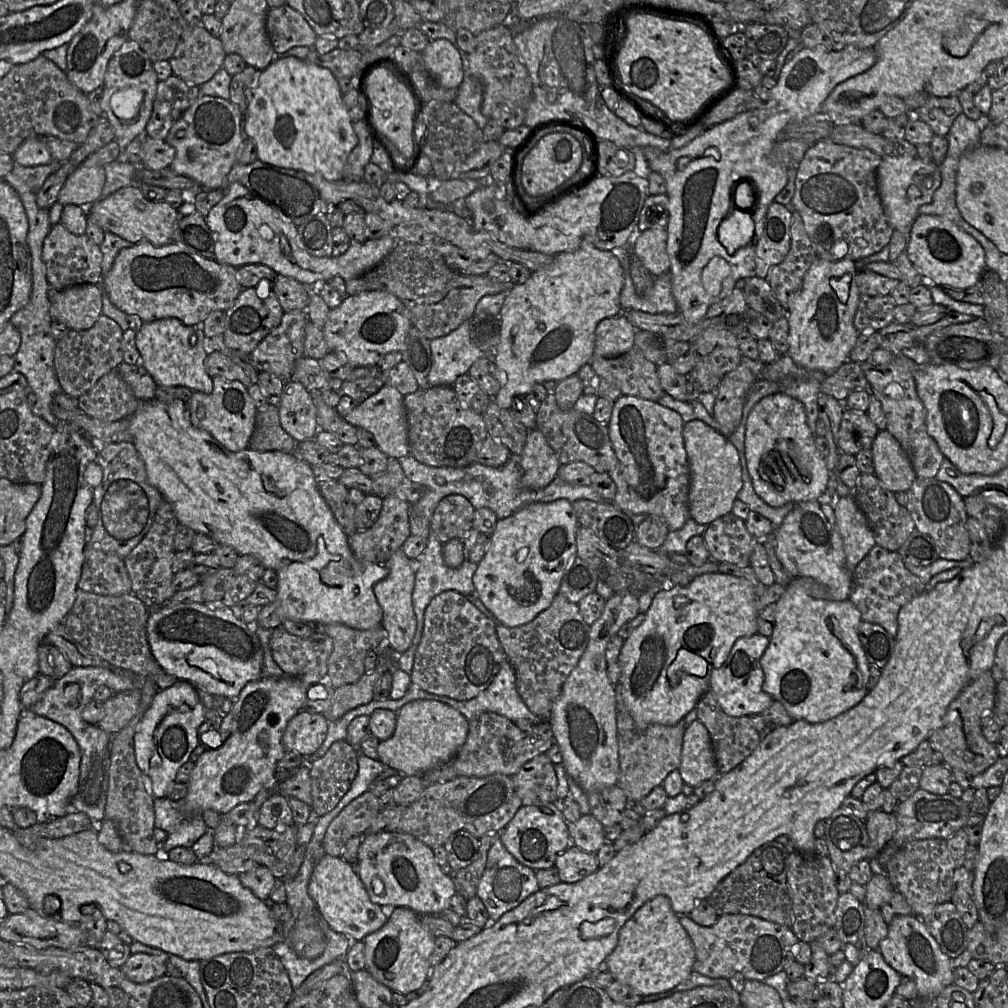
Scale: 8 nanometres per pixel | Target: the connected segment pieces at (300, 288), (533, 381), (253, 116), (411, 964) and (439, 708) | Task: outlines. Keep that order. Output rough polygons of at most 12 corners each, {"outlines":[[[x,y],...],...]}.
{"outlines":[[[276,275],[272,287],[284,312],[306,310],[311,288]],[[583,240],[507,291],[493,361],[510,409],[594,356],[624,271]],[[277,55],[245,92],[261,162],[343,178],[337,80]],[[421,915],[388,917],[364,938],[366,969],[403,995],[427,979],[435,937]],[[434,700],[397,711],[378,760],[404,775],[449,762],[469,721]]]}

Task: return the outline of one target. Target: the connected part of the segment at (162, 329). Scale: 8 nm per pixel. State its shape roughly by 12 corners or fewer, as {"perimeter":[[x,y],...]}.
{"perimeter":[[146,322],[140,364],[158,386],[210,393],[201,326]]}

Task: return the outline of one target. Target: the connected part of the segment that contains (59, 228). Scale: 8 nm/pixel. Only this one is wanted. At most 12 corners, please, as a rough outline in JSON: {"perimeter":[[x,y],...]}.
{"perimeter":[[52,225],[42,260],[59,291],[101,285],[103,255],[86,234]]}

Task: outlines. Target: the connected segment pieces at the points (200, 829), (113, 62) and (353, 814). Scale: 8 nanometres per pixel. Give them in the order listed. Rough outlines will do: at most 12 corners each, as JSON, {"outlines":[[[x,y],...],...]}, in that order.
{"outlines":[[[154,799],[155,827],[168,836],[159,847],[191,848],[209,829],[183,802]],[[127,39],[109,60],[101,107],[120,153],[145,136],[158,82]],[[370,790],[333,819],[323,839],[340,857],[351,838],[364,835],[379,812]]]}

